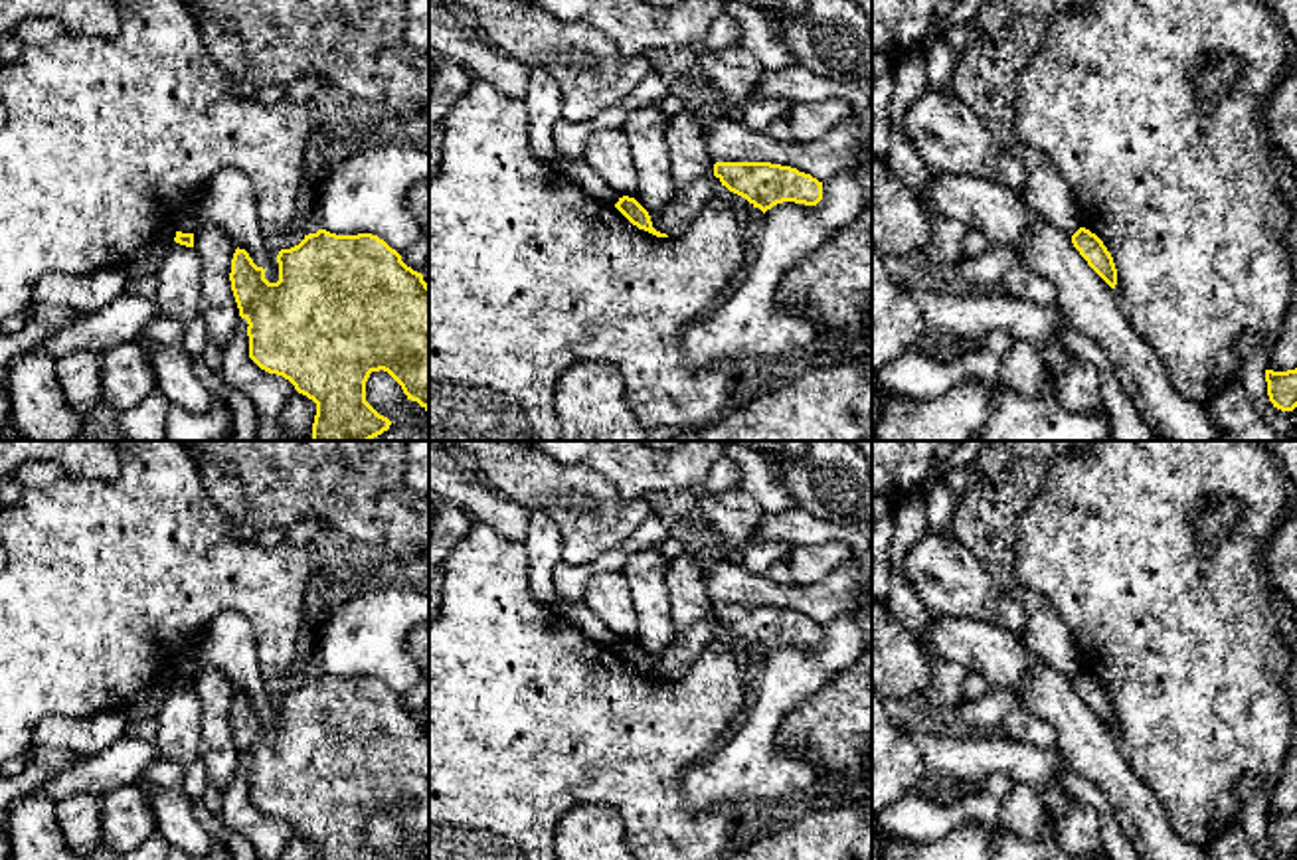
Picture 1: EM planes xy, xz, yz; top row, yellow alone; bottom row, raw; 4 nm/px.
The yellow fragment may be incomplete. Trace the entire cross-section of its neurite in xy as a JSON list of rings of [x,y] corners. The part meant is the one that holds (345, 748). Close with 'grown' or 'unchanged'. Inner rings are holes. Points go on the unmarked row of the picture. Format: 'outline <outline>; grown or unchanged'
outline [[[326,672],[281,692],[279,724],[269,726],[245,692],[231,702],[231,733],[239,759],[247,763],[249,801],[265,815],[283,818],[295,832],[316,846],[314,860],[384,860],[366,844],[372,815],[388,815],[407,842],[429,858],[429,728],[423,718],[401,704],[401,698],[372,676],[336,678]]]; unchanged

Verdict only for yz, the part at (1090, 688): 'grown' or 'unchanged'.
unchanged

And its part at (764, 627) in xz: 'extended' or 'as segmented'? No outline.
as segmented

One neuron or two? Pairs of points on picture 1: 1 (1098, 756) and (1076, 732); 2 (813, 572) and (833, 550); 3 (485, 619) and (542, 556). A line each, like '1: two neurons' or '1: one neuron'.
1: one neuron
2: one neuron
3: two neurons

